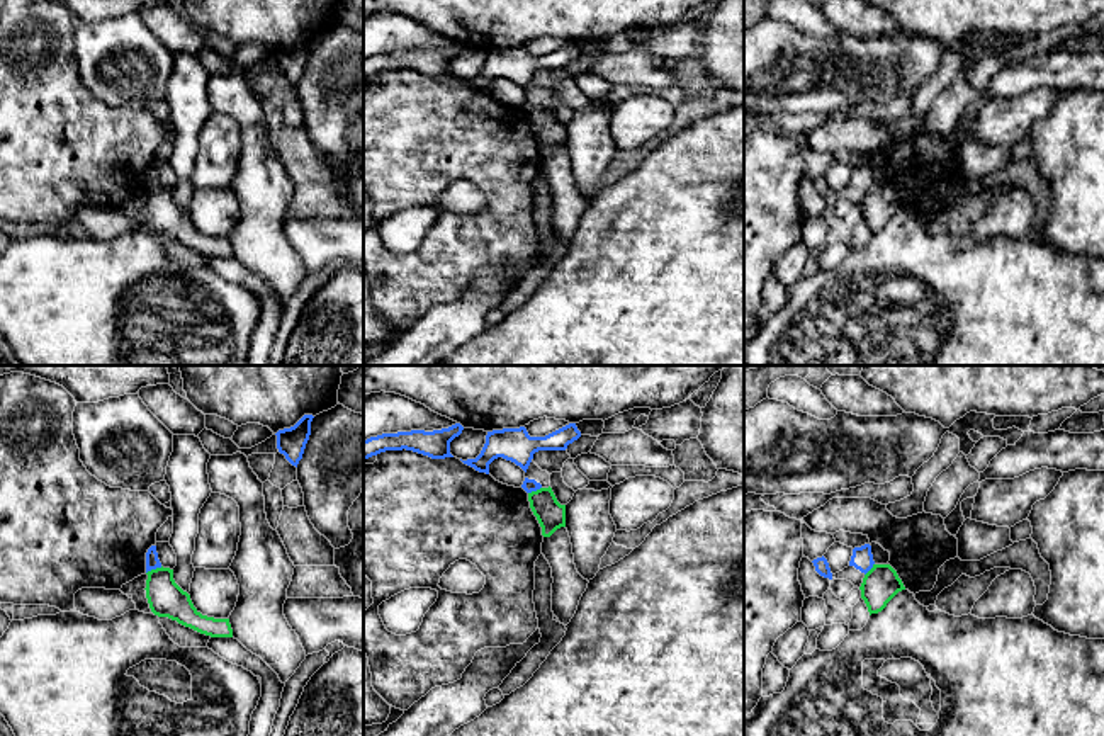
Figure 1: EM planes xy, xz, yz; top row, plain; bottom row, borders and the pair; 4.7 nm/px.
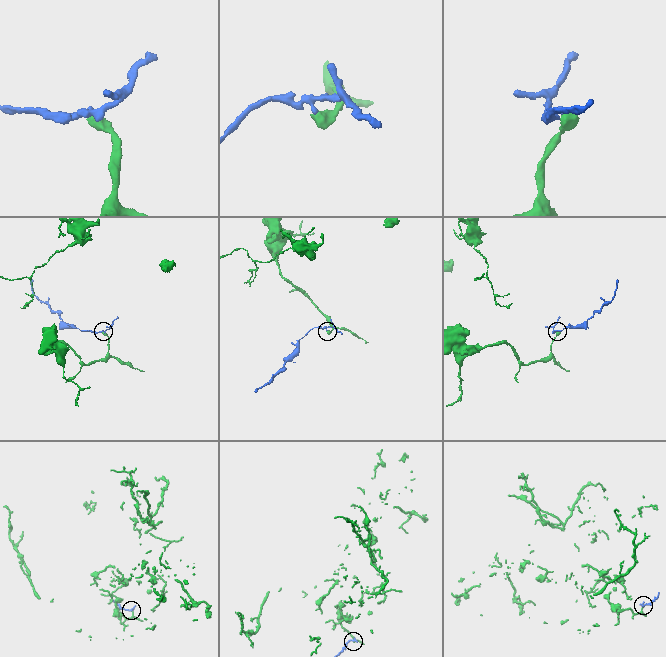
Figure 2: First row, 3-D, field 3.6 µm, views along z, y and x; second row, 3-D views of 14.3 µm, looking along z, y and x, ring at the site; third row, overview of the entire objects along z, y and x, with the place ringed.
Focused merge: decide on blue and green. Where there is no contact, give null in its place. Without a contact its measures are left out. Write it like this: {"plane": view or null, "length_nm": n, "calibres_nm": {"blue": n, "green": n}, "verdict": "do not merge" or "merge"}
{"plane": "xy", "length_nm": 90, "calibres_nm": {"blue": 60, "green": 170}, "verdict": "do not merge"}

